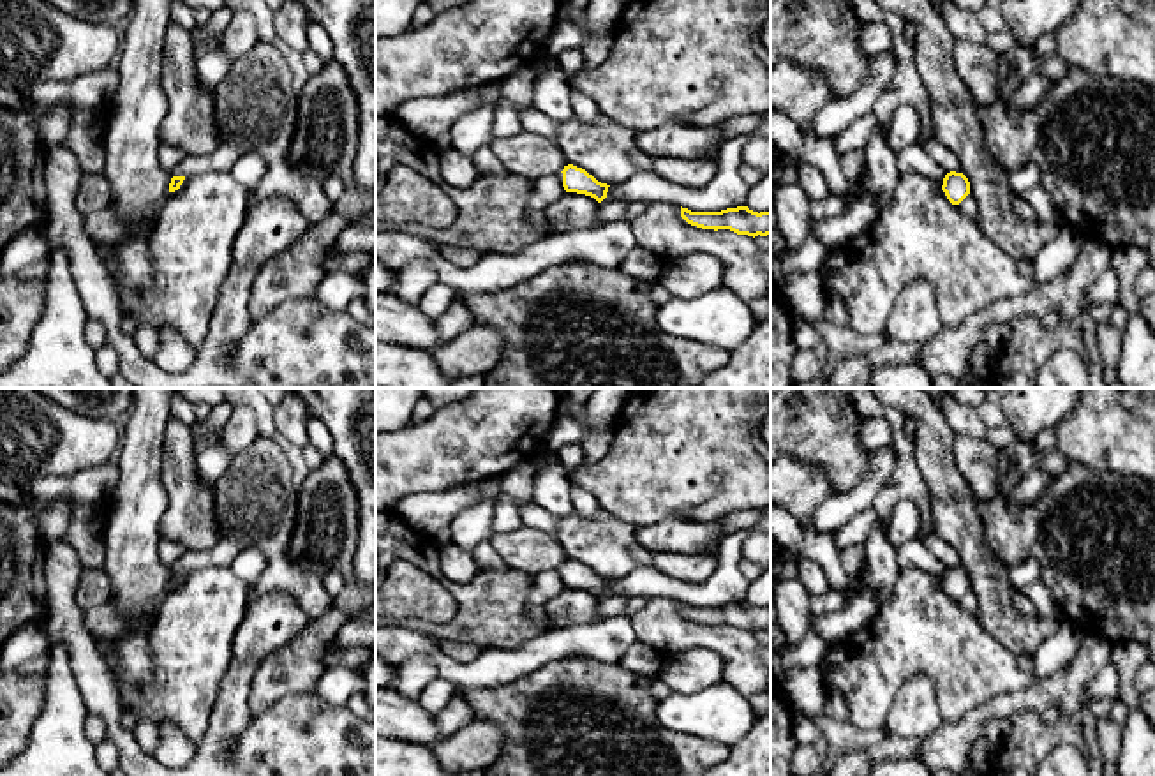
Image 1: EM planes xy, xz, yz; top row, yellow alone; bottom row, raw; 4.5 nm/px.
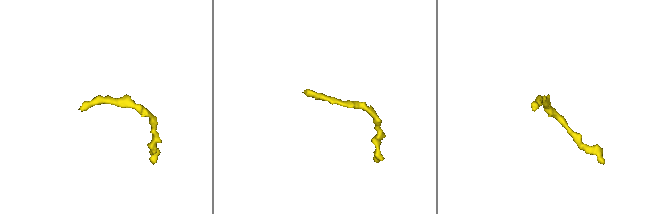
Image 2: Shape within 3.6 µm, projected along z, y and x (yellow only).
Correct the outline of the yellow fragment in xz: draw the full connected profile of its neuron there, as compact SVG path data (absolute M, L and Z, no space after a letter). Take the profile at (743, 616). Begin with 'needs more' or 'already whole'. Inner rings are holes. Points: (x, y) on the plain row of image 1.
already whole; M681 601L681 612L702 624L730 624L737 630L771 630L771 607L753 607L748 601L727 603L721 607L691 607Z

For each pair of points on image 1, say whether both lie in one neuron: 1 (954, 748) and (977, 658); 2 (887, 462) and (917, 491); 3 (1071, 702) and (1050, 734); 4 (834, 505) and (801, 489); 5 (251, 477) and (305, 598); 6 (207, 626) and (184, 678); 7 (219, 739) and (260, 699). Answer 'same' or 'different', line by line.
1: different
2: different
3: different
4: different
5: same
6: same
7: different

